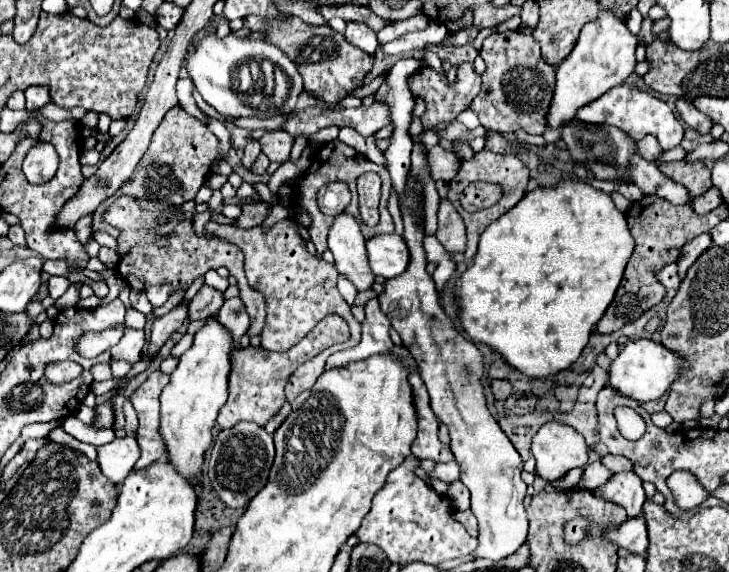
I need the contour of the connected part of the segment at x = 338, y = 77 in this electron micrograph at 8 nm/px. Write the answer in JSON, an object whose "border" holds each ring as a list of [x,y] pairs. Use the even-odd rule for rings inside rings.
{"border":[[[254,14],[246,16],[244,24],[252,30],[262,28],[268,36],[268,42],[280,46],[280,50],[284,50],[296,62],[296,66],[304,78],[304,90],[308,94],[312,94],[314,98],[320,98],[328,104],[336,104],[338,100],[348,96],[352,90],[360,88],[366,74],[372,70],[372,64],[376,58],[374,54],[366,54],[364,50],[358,50],[356,46],[352,46],[344,38],[344,34],[336,32],[336,36],[334,36],[334,32],[328,24],[312,26],[296,16],[286,18],[286,20],[280,20],[280,18],[266,20],[266,18],[254,16]],[[330,46],[334,50],[330,50]]]}

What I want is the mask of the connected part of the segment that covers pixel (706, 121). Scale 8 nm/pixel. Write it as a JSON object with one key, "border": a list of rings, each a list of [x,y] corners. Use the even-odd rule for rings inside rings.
{"border":[[[678,98],[678,100],[676,100],[676,110],[680,112],[682,120],[684,120],[690,128],[694,128],[696,132],[700,132],[700,134],[708,134],[708,132],[710,132],[712,120],[710,120],[704,112],[700,112],[700,110],[692,104],[692,100],[688,100],[688,98]]]}

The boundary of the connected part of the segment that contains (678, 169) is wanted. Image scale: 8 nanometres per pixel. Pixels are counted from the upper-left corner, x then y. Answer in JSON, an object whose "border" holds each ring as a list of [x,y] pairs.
{"border":[[[658,160],[660,170],[672,178],[674,182],[680,182],[682,186],[686,186],[692,194],[692,198],[704,194],[710,190],[712,180],[710,180],[710,170],[702,164],[702,162],[662,162]]]}

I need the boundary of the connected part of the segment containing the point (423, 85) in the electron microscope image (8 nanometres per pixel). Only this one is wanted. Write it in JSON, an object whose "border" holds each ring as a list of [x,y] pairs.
{"border":[[[460,64],[454,84],[448,84],[448,78],[444,72],[436,72],[430,66],[422,66],[420,70],[416,70],[416,74],[412,74],[408,78],[408,86],[410,86],[410,92],[414,94],[414,98],[422,98],[426,102],[426,112],[420,118],[424,130],[434,130],[438,122],[454,120],[460,112],[470,108],[470,102],[480,92],[482,82],[480,82],[480,76],[474,72],[472,64]]]}

